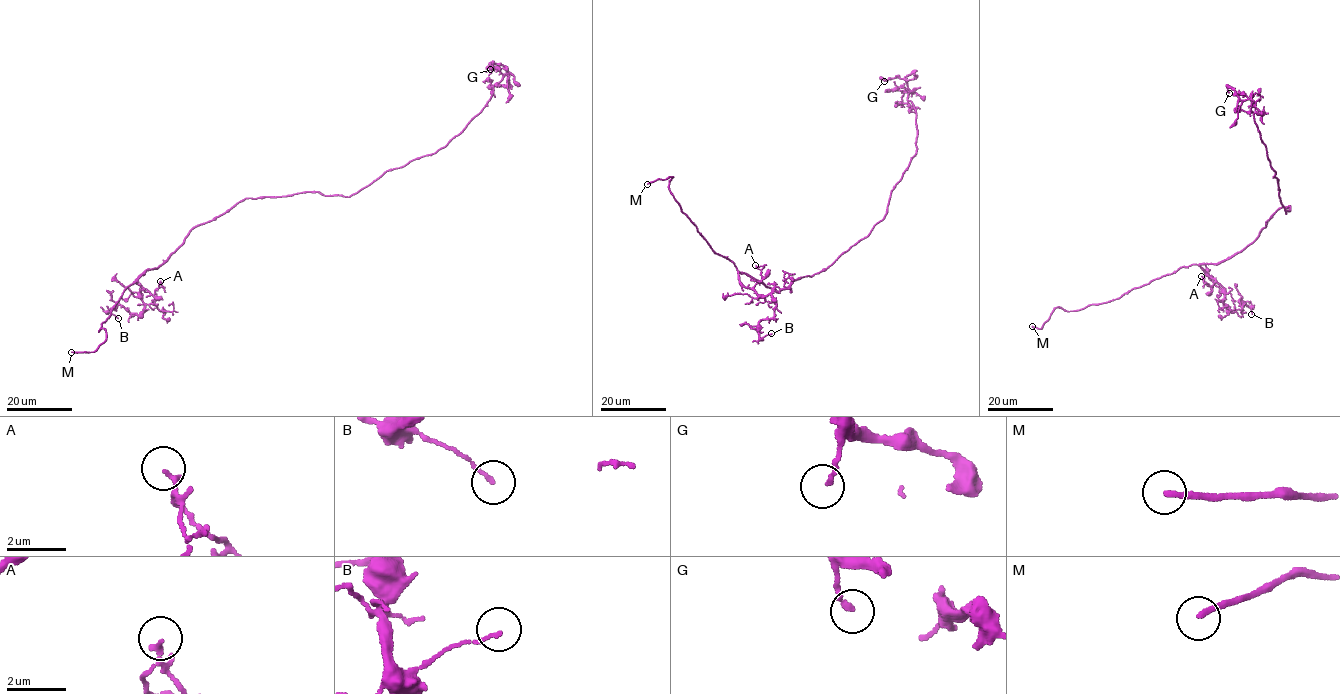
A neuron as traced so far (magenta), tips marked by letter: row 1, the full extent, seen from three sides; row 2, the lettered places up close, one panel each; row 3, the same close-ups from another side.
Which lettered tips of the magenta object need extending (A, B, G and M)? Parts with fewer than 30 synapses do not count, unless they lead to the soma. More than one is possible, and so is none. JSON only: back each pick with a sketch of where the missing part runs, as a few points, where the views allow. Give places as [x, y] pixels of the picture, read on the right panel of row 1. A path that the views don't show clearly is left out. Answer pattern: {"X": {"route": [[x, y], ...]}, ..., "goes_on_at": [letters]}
{"goes_on_at": ["M"]}

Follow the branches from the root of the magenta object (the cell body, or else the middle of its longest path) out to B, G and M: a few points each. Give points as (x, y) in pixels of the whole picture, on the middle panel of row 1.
B: (807, 276), (776, 292), (739, 272), (746, 287), (771, 295), (774, 315), (758, 331), (771, 333)
G: (807, 276), (826, 270), (882, 220), (914, 156), (911, 90), (903, 79), (884, 81)
M: (807, 276), (776, 292), (739, 272), (729, 259), (714, 253), (683, 213), (670, 191), (672, 177), (647, 184)

